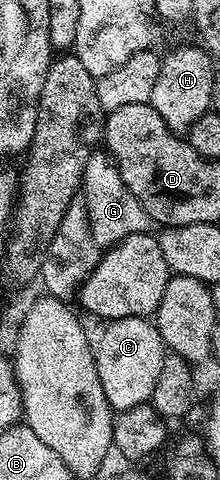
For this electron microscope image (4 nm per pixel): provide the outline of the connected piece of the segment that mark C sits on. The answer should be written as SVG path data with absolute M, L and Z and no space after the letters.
M147 317L109 321L98 342L94 344L95 366L104 394L111 407L118 412L147 403L153 394L164 366L166 349L160 331Z

